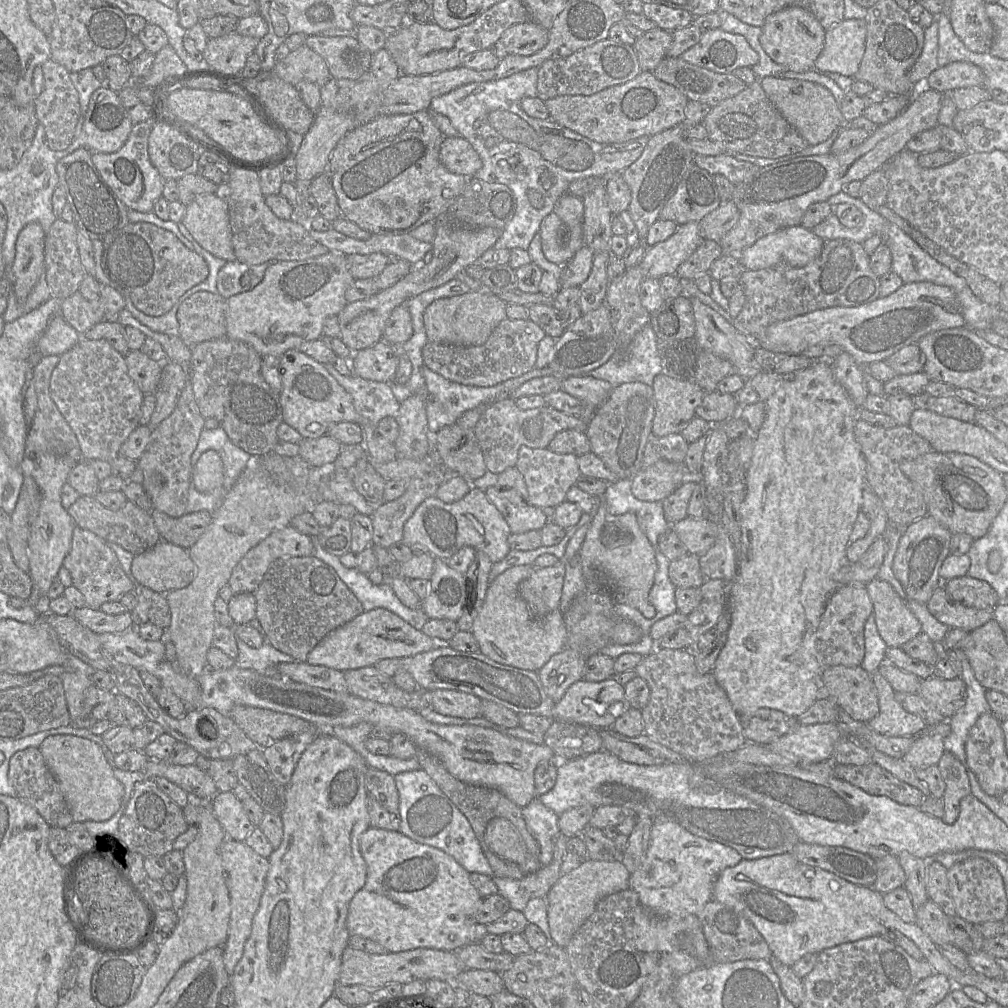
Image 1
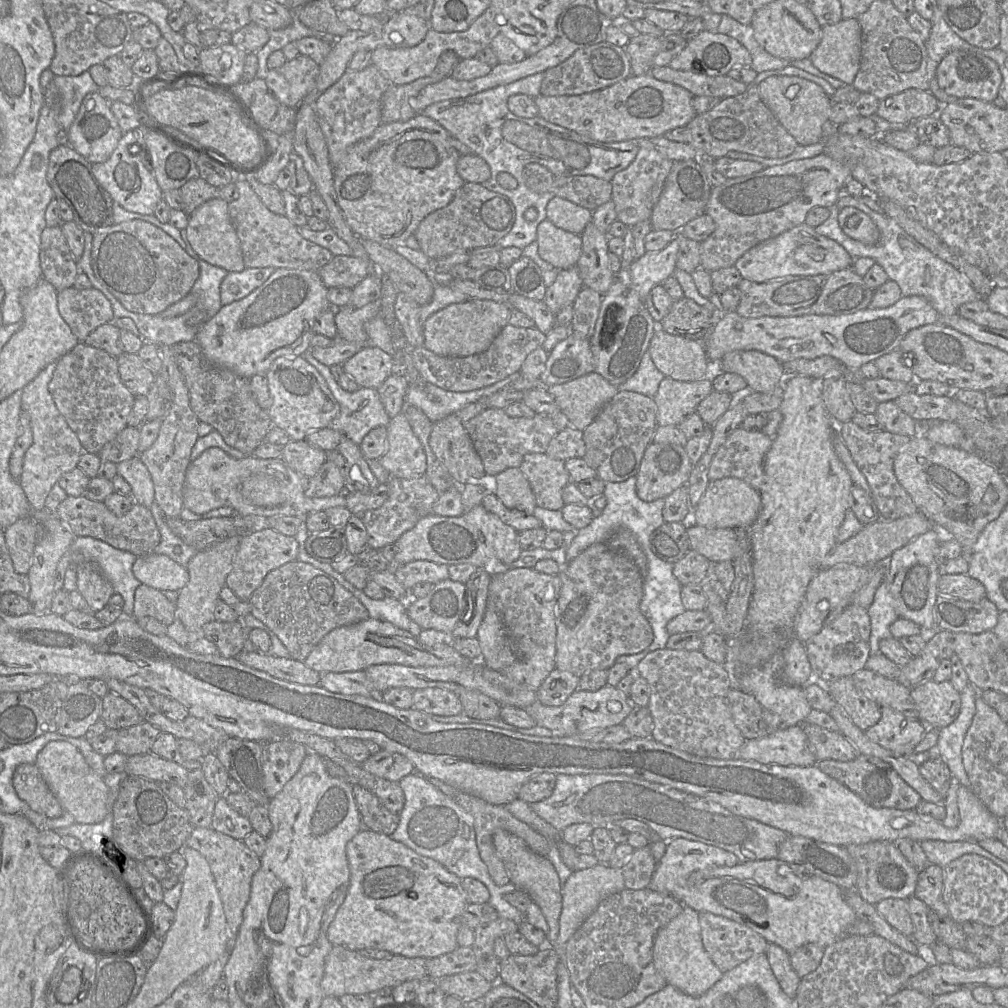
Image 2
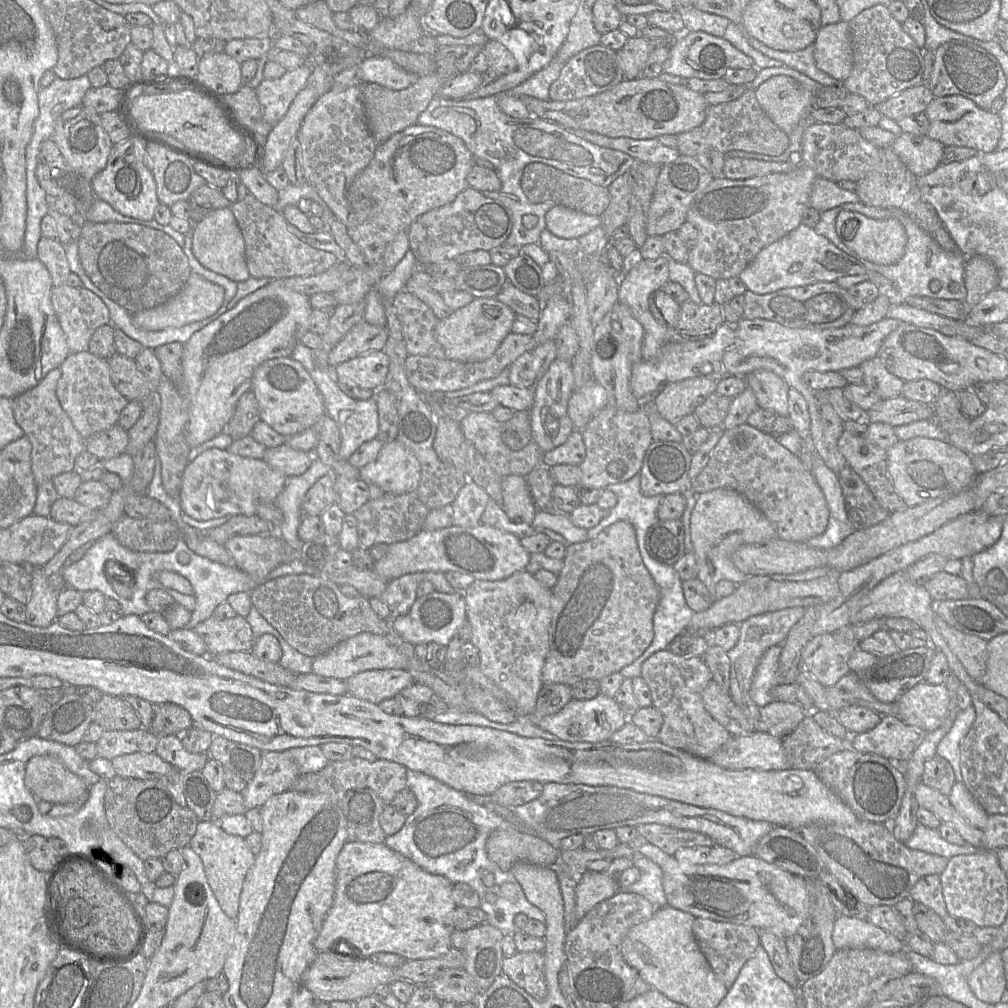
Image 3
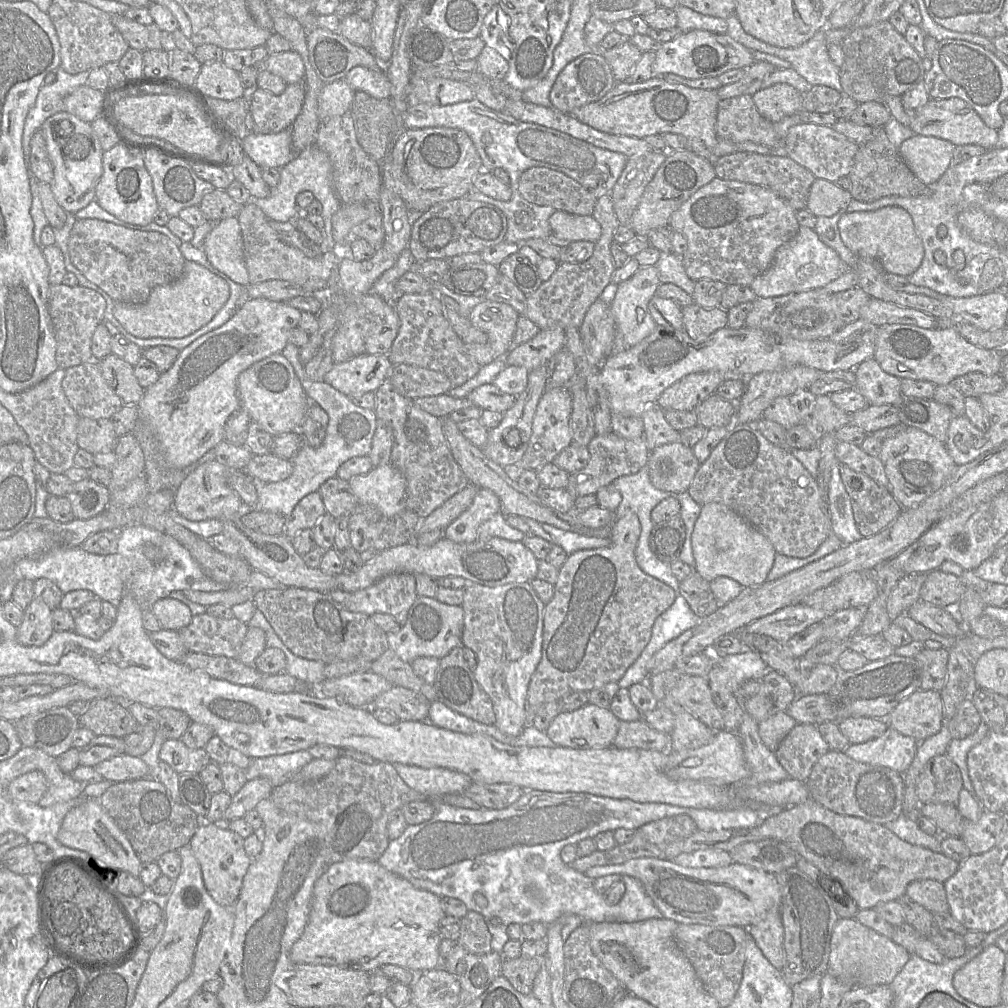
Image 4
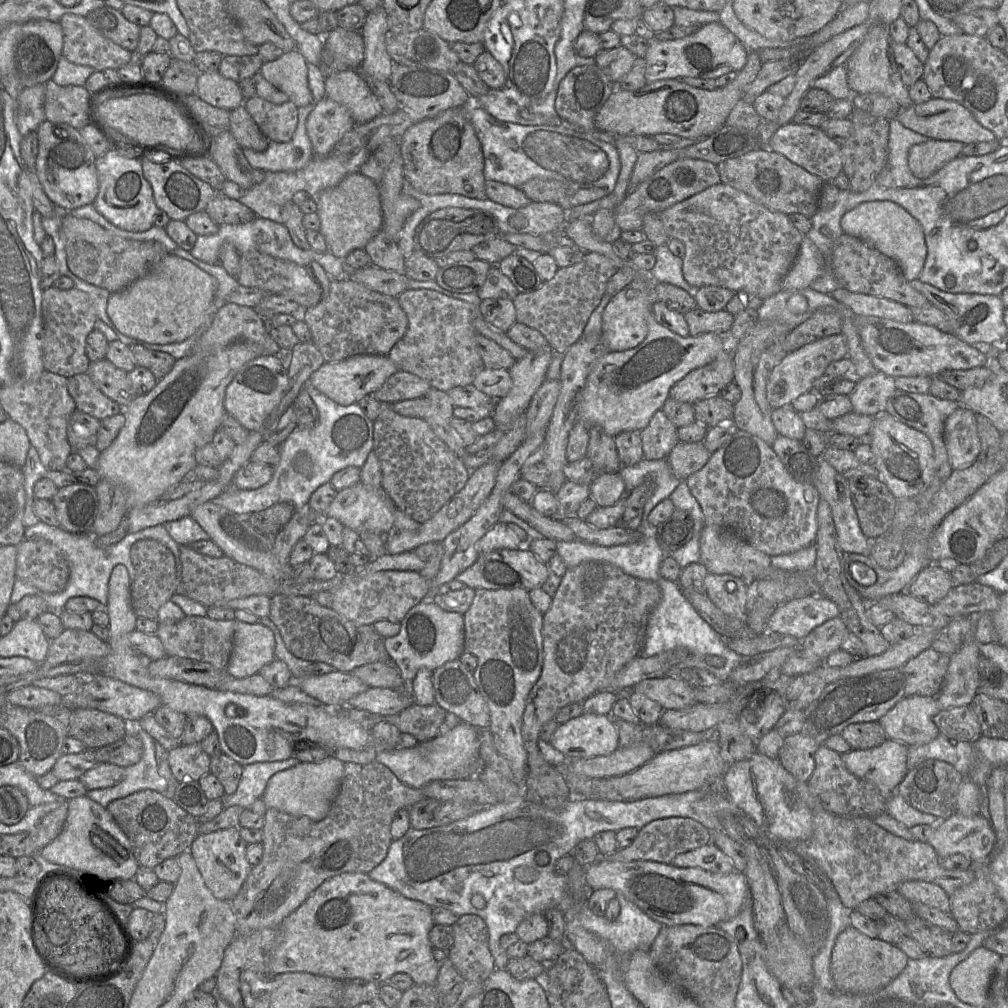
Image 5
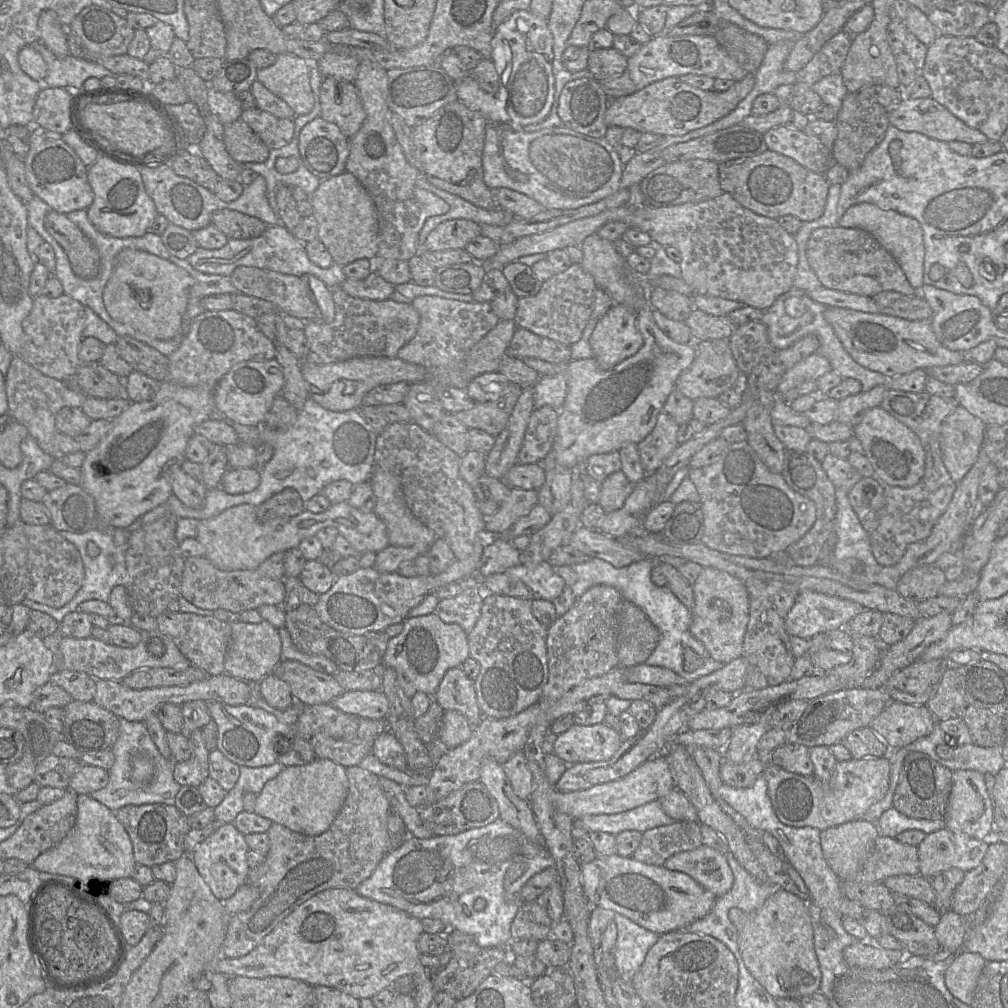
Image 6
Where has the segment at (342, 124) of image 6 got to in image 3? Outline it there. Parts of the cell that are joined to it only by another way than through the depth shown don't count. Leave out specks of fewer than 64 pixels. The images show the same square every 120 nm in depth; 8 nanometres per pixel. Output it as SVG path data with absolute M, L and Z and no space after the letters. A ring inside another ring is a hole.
M367 56L358 66L362 83L377 83L391 90L405 89L419 78L384 56Z

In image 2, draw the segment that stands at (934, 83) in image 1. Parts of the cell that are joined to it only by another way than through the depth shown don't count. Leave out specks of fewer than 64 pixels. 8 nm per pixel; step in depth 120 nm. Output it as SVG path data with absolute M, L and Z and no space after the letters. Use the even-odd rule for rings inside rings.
M954 50L948 53L938 64L936 78L940 88L948 95L958 99L975 98L989 103L998 96L1002 83L1002 74L994 60L968 50Z

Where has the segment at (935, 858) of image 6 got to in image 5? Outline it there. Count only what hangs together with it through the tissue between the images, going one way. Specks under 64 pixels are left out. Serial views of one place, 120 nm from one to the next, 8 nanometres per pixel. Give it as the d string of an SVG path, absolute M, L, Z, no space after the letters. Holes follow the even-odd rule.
M957 813L940 820L928 841L940 858L962 854L971 862L984 861L990 857L995 842L995 832L984 816Z

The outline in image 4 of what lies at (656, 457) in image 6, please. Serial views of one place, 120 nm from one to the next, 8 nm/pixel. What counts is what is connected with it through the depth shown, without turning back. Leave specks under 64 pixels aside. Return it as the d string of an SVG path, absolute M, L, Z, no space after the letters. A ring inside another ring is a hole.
M651 403L643 410L643 437L649 451L658 446L679 441L679 431L666 420L664 410L657 403Z

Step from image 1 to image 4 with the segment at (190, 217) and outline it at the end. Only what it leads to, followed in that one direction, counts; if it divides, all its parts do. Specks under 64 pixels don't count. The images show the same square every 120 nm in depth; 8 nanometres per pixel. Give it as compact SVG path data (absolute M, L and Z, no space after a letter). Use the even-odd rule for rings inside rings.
M237 217L220 220L205 237L202 249L215 269L241 286L250 284Z

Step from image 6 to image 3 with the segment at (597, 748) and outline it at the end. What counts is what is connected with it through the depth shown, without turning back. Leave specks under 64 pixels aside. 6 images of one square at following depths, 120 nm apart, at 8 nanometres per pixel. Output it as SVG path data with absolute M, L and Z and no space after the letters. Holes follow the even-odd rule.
M598 694L593 699L571 699L559 712L539 717L534 713L525 719L534 725L554 734L558 739L568 742L597 743L609 740L610 736L619 730L628 720L617 705L614 698Z

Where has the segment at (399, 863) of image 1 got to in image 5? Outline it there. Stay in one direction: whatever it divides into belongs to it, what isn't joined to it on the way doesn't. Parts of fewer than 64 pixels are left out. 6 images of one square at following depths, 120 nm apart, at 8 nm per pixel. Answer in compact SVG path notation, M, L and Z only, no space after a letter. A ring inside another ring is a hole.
M346 872L333 876L324 881L294 912L292 912L277 928L275 937L275 946L268 953L267 974L279 975L288 972L307 972L314 975L331 977L344 982L363 979L381 984L387 984L387 981L396 973L406 973L412 977L414 984L417 985L435 985L439 975L439 962L433 956L433 947L429 940L429 932L433 928L432 918L433 908L429 905L409 899L388 886L372 880L366 873Z

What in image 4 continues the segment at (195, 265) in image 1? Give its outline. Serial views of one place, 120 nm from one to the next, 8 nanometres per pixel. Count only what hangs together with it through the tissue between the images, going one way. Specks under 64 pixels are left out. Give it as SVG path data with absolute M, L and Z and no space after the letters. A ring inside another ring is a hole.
M91 218L77 219L74 222L68 239L68 252L72 264L86 277L86 279L97 285L99 288L101 288L116 303L144 303L149 298L149 295L154 287L159 285L170 284L179 279L183 273L184 263L186 261L183 255L181 254L180 249L167 236L159 232L128 229L110 222Z

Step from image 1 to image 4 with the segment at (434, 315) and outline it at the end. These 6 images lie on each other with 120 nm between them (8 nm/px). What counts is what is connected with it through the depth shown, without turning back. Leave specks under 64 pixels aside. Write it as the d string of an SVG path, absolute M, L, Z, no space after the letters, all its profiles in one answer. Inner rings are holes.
M484 300L470 310L470 322L488 336L485 344L464 343L467 352L481 367L496 359L503 359L513 347L519 316L509 304L490 300Z

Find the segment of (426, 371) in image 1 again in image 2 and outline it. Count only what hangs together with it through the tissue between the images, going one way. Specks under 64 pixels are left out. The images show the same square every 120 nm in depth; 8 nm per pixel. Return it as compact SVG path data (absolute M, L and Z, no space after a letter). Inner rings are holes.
M515 372L503 380L484 388L469 392L454 392L441 389L440 387L427 382L421 376L421 379L424 382L425 391L431 395L434 395L434 401L431 402L431 408L427 414L427 417L432 423L435 423L451 414L457 414L467 405L502 390L506 385L514 382L519 377L521 377L520 372Z

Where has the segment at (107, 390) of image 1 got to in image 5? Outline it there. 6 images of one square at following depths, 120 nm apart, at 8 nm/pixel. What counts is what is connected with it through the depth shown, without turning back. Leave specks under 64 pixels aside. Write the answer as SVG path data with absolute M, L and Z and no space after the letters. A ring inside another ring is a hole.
M87 373L69 377L67 388L75 401L76 409L99 420L124 411L124 407L118 402L101 392Z

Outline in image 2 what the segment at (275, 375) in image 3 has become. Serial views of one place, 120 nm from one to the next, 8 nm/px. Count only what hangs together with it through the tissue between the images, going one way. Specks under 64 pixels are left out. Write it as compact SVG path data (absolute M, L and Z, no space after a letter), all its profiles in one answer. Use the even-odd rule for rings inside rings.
M301 355L281 356L266 372L271 405L268 410L273 426L283 429L292 441L303 441L313 430L330 427L340 412L325 379Z

